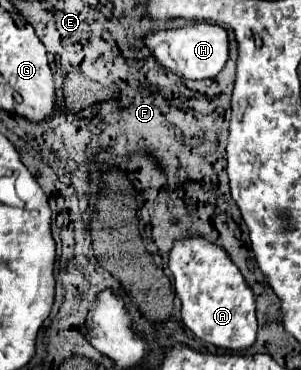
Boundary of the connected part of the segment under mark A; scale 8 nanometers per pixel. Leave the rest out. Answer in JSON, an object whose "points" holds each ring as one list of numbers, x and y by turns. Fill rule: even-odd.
{"points":[[200,237,182,239,174,243,168,265,174,275,176,295,182,301,182,321,196,337,230,351,248,349,256,341,254,293,222,247]]}

